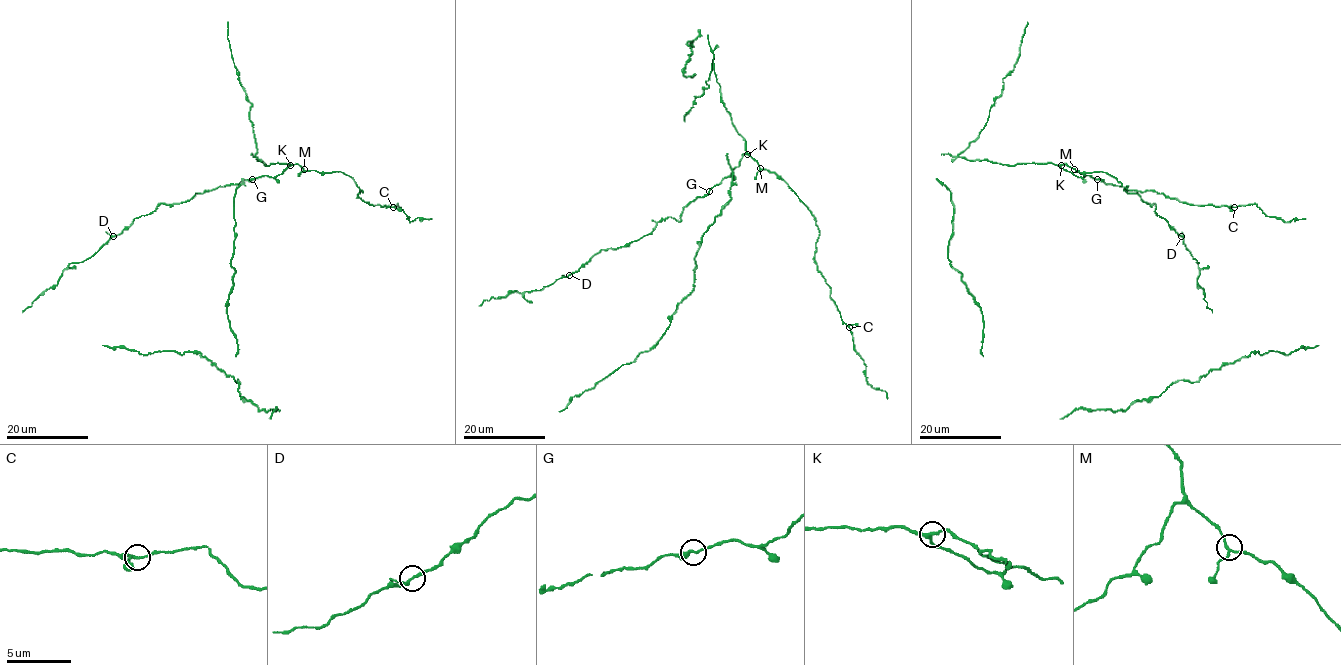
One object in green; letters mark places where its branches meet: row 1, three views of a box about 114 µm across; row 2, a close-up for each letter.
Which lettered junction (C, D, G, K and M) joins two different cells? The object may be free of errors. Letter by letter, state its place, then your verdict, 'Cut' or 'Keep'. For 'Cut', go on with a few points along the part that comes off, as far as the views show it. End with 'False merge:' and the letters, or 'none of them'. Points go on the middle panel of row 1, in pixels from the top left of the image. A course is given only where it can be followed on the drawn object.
C: Place: (849, 327). Keep
D: Place: (569, 275). Keep
G: Place: (709, 191). Keep
K: Place: (747, 154). Keep
M: Place: (760, 168). Keep
False merge: none of them

